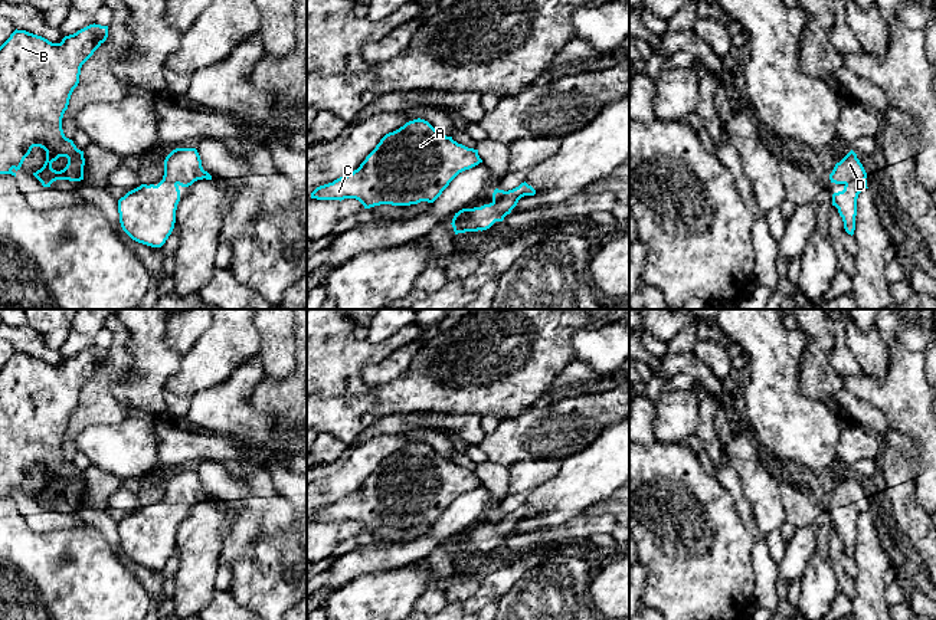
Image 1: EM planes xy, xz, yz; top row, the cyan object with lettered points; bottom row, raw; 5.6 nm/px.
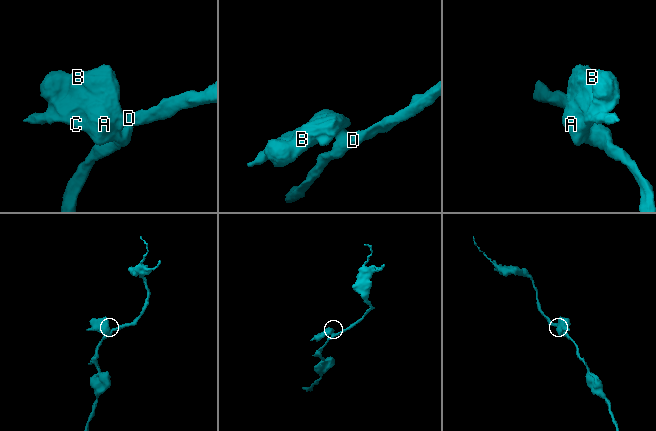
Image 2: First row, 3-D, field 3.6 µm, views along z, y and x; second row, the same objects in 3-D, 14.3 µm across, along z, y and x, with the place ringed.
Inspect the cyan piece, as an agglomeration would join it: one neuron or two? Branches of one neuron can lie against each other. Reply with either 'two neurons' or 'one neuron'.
one neuron

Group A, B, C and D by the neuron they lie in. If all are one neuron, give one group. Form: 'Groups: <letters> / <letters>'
Groups: A B C D

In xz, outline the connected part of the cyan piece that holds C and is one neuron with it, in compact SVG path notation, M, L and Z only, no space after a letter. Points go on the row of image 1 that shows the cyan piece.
M413 119L399 129L386 134L357 170L317 187L311 199L356 199L364 209L380 204L410 206L420 201L433 203L449 183L462 171L482 163L478 150L458 144L452 137L436 131L425 119Z

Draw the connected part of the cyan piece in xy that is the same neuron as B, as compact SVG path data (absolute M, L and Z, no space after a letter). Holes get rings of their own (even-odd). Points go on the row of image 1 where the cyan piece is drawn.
M95 23L65 36L60 43L16 29L0 46L0 174L16 177L16 171L20 170L32 148L40 147L46 151L46 161L33 175L43 187L50 187L56 180L84 180L84 151L65 137L62 118L79 83L82 65L107 37L108 26ZM59 157L66 157L68 164L56 171L52 163Z

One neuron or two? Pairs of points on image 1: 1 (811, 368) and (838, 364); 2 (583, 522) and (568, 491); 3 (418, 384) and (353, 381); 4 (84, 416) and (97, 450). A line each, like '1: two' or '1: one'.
1: two
2: two
3: two
4: two

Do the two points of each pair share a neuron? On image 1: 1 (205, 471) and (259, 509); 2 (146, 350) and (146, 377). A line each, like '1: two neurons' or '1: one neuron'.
1: one neuron
2: one neuron

